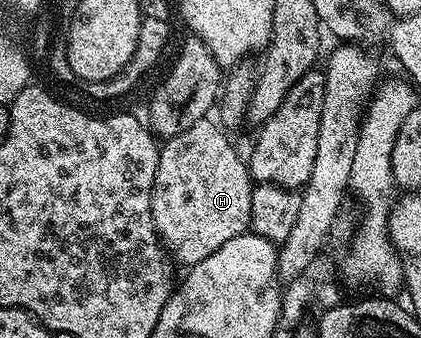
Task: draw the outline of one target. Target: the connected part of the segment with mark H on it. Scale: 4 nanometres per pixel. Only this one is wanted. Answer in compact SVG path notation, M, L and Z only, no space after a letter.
M201 120L188 126L184 134L169 137L158 154L152 190L154 229L167 253L185 266L204 262L208 254L220 250L224 242L241 236L250 226L254 189L250 169L243 153L241 156L234 149L227 133L212 121Z

